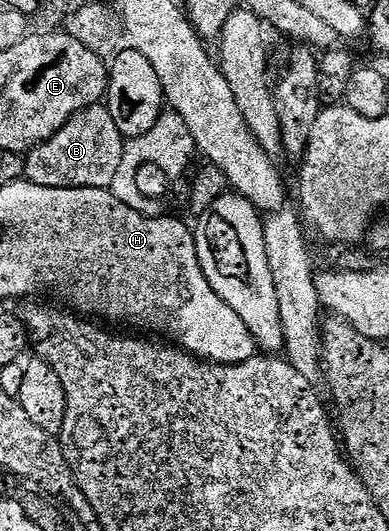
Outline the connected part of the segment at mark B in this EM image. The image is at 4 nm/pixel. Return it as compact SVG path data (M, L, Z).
M105 105L85 108L73 116L50 140L30 150L23 175L31 184L49 188L104 188L115 180L126 142Z

